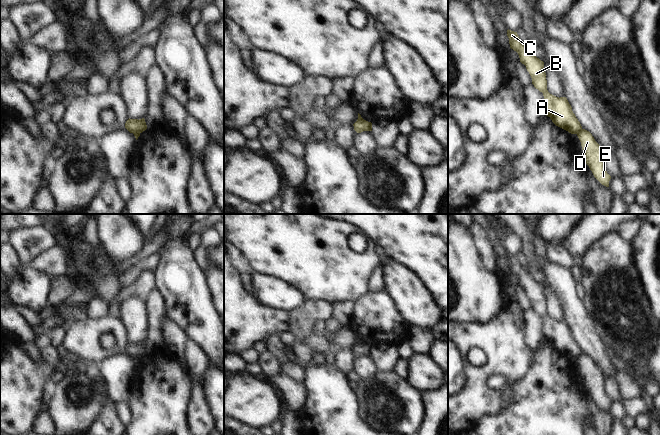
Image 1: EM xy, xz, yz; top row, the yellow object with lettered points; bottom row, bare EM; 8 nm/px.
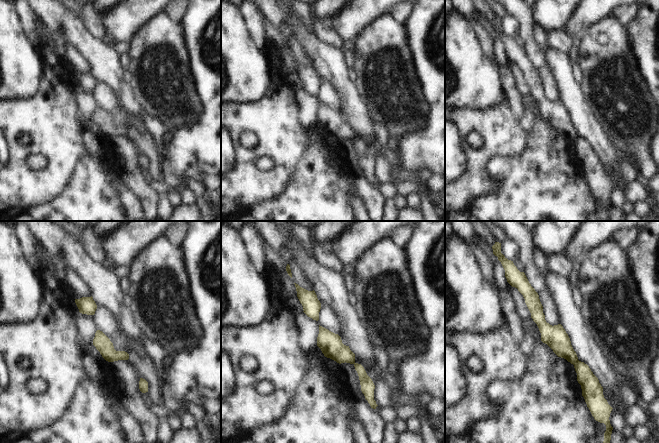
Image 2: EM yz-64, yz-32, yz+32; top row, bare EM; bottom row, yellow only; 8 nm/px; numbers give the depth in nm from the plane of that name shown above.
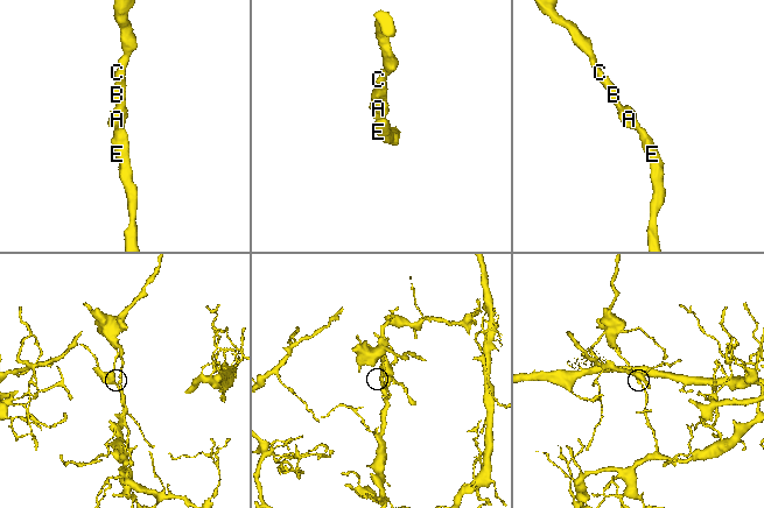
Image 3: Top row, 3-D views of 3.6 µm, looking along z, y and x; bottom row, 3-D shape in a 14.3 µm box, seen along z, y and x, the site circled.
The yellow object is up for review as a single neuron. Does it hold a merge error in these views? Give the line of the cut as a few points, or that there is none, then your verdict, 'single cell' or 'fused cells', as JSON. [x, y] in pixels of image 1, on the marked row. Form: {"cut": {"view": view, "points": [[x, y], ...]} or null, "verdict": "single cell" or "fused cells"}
{"cut": {"view": "yz", "points": [[581, 128], [576, 133]]}, "verdict": "fused cells"}

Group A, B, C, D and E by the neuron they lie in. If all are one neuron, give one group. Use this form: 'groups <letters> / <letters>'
groups A B C / D E

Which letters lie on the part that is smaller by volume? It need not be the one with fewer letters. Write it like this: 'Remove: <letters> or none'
Remove: A, B, C

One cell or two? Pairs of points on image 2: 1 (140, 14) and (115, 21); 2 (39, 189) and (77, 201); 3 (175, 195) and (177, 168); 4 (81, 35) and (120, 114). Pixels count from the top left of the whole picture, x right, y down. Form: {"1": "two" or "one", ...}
{"1": "one", "2": "two", "3": "two", "4": "two"}

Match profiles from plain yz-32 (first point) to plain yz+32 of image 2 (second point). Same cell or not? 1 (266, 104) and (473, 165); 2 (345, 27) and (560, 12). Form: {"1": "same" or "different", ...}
{"1": "same", "2": "different"}

